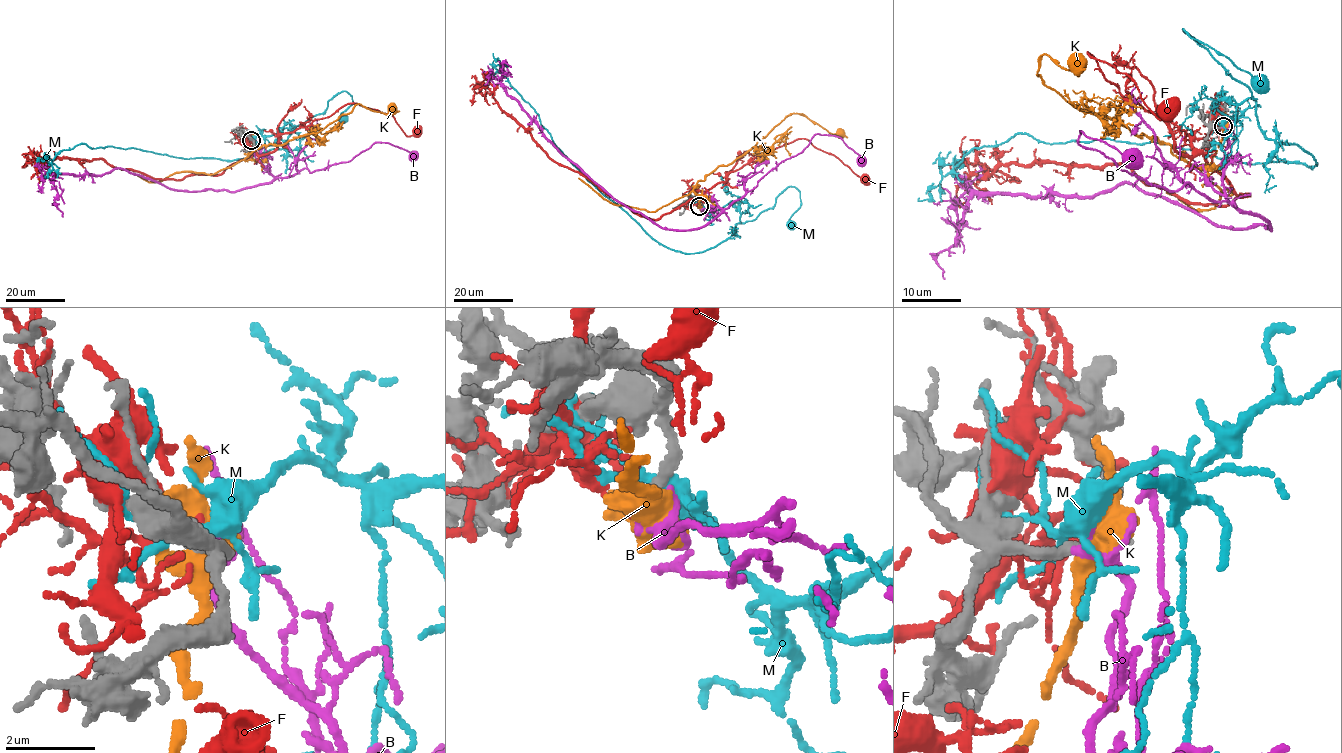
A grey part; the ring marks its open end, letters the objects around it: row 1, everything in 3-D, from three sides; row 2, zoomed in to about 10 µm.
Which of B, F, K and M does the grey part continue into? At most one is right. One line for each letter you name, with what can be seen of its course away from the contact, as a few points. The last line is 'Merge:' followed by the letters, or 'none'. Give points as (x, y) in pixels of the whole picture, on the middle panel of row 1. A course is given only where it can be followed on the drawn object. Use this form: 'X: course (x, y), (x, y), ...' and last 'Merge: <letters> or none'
Merge: none

